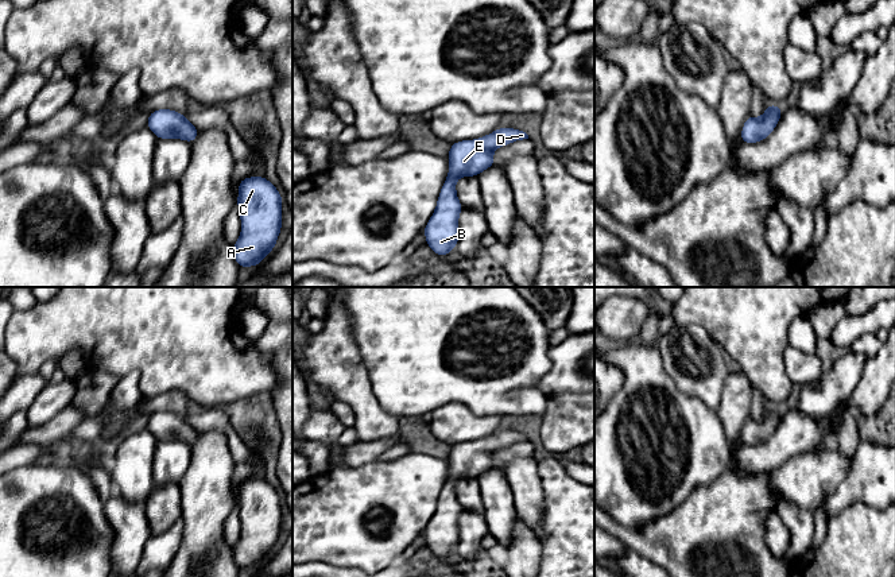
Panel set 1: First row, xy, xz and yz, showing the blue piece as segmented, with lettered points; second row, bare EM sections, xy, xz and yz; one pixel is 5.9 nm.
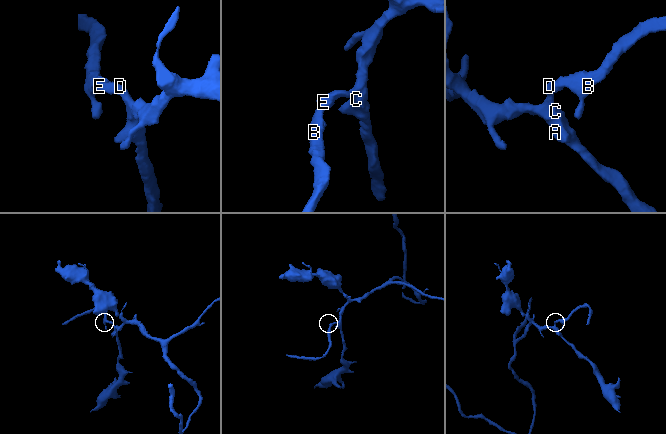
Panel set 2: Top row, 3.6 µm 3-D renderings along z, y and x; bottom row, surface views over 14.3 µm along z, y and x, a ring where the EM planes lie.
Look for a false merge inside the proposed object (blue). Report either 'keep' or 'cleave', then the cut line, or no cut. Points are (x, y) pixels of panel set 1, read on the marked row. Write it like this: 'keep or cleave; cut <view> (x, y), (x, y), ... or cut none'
keep; cut none

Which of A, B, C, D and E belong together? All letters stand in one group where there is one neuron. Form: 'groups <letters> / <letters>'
groups A B C D E

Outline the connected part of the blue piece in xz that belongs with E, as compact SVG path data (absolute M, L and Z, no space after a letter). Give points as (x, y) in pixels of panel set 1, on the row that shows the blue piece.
M500 127L483 138L450 144L449 175L439 191L435 210L423 229L426 244L435 255L450 253L458 243L462 204L457 198L456 181L461 177L477 177L495 164L492 152L496 148L523 139L528 139L526 132Z

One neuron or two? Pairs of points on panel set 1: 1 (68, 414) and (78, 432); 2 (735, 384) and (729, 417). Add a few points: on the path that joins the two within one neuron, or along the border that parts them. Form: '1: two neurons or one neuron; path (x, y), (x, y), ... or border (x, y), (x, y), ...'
1: two neurons; border (85, 419), (64, 438)
2: one neuron; path (735, 392), (733, 409)

